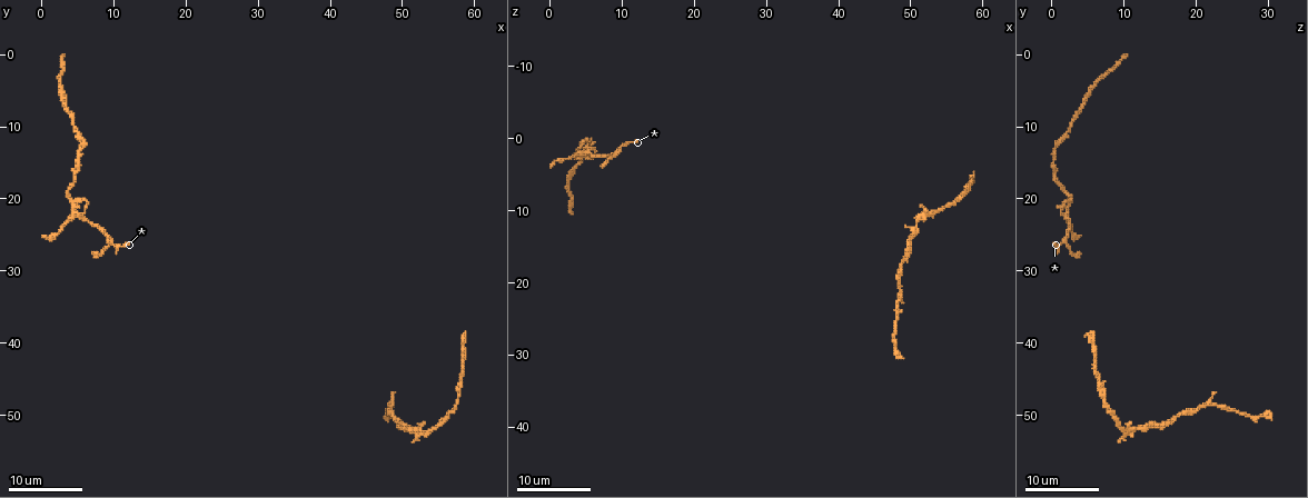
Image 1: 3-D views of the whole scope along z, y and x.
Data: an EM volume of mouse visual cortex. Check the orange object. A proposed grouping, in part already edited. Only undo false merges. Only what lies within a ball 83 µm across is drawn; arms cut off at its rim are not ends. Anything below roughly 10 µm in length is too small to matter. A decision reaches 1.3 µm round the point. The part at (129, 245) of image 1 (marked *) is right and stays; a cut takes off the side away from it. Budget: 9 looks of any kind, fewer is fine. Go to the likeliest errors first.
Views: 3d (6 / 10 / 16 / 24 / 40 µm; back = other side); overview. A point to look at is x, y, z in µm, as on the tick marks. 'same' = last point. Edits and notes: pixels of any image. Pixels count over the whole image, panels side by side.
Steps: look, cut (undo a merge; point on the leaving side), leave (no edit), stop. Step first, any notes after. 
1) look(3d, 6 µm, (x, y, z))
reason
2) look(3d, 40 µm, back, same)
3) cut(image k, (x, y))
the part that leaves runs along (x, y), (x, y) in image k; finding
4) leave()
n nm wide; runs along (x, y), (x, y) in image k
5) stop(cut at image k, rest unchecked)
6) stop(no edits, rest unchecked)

look(3d, 24 µm, (51.0, 51.5, 12.5))
two arms in line, one across

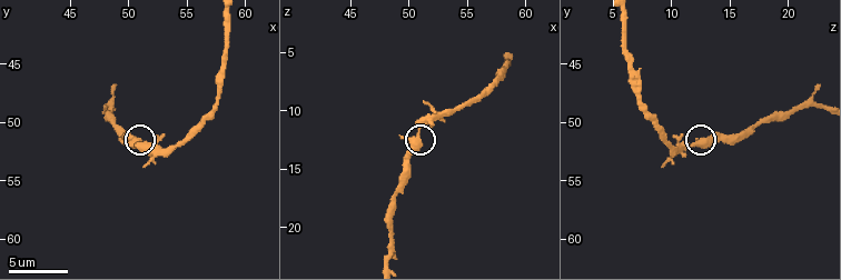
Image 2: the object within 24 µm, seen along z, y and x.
look(3d, 6 µm, (50.8, 51.8, 12.4))

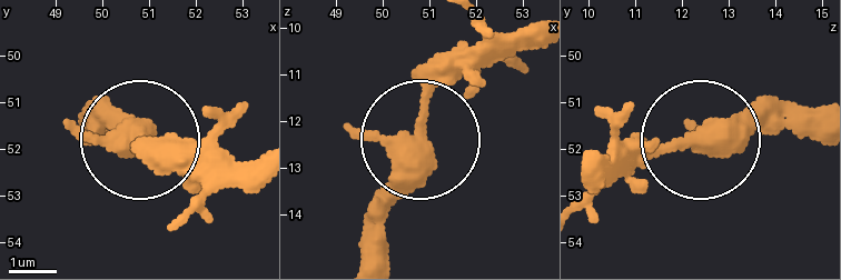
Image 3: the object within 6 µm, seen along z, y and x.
leave()
360 nm wide; continuous, no second neuron

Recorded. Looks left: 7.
look(3d, 24 µm, (5.0, 11.0, 2.0))
calibre changes

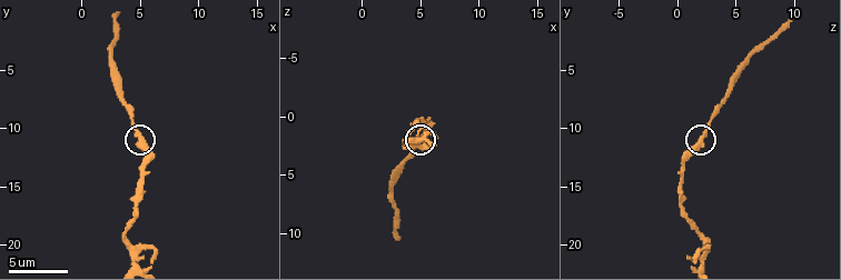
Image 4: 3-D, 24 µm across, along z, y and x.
look(3d, 6 µm, (5.0, 10.8, 2.2))
zoom in

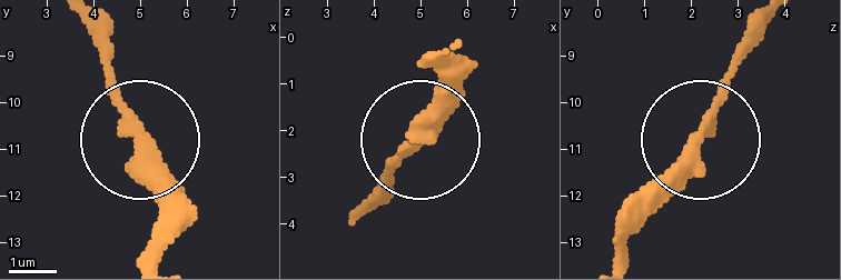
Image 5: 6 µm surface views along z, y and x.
leave()
runs along (151, 257), (164, 173), (96, 46) in image 5; one neuron here

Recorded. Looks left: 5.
look(3d, 16 µm, (4.0, 19.6, 2.4))
calibre changes

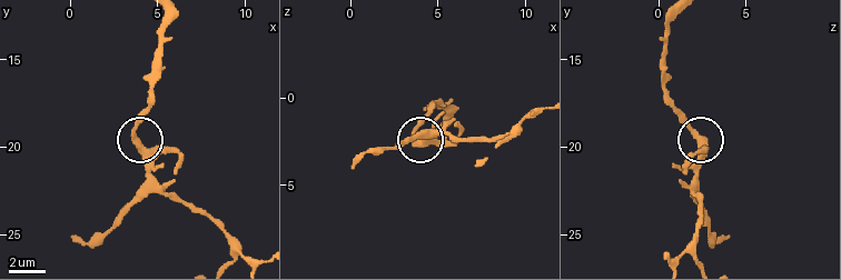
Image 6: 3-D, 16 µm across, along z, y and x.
leave()
continuous, no second neuron

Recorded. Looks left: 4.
look(3d, 24 µm, (6.5, 23.5, 2.0))

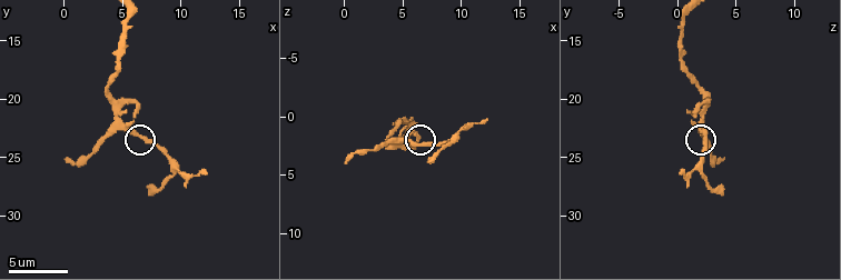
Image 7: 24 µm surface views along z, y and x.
look(3d, 6 µm, (6.6, 23.2, 2.2))

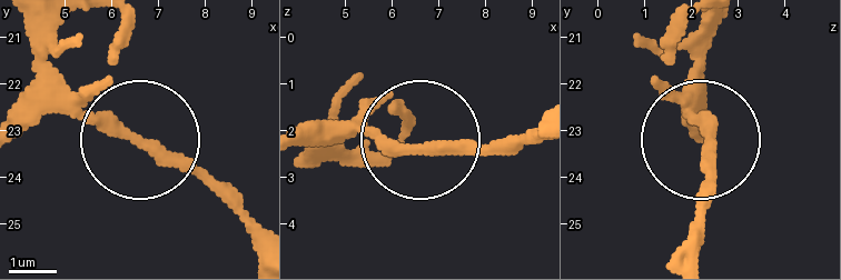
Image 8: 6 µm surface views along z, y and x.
leave()
runs along (690, 240), (705, 203), (693, 52) in image 8; all the same neuron

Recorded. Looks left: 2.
stop(no edits, rest unchecked)

